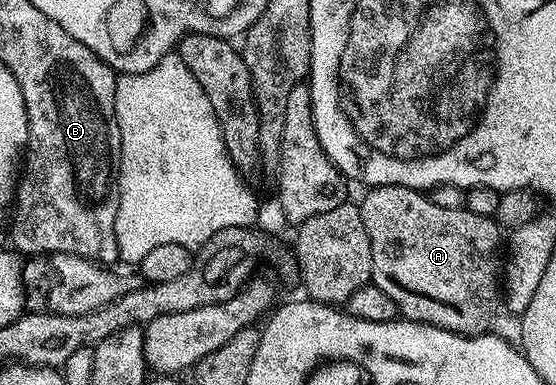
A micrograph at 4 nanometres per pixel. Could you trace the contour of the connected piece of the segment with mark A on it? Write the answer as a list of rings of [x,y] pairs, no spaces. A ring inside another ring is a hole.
[[[377,184],[369,187],[358,207],[362,226],[372,247],[372,279],[396,303],[396,311],[405,320],[438,326],[460,336],[478,336],[492,327],[494,309],[498,304],[498,277],[502,272],[500,235],[502,229],[491,216],[472,213],[468,207],[447,208],[433,202],[423,191]]]

